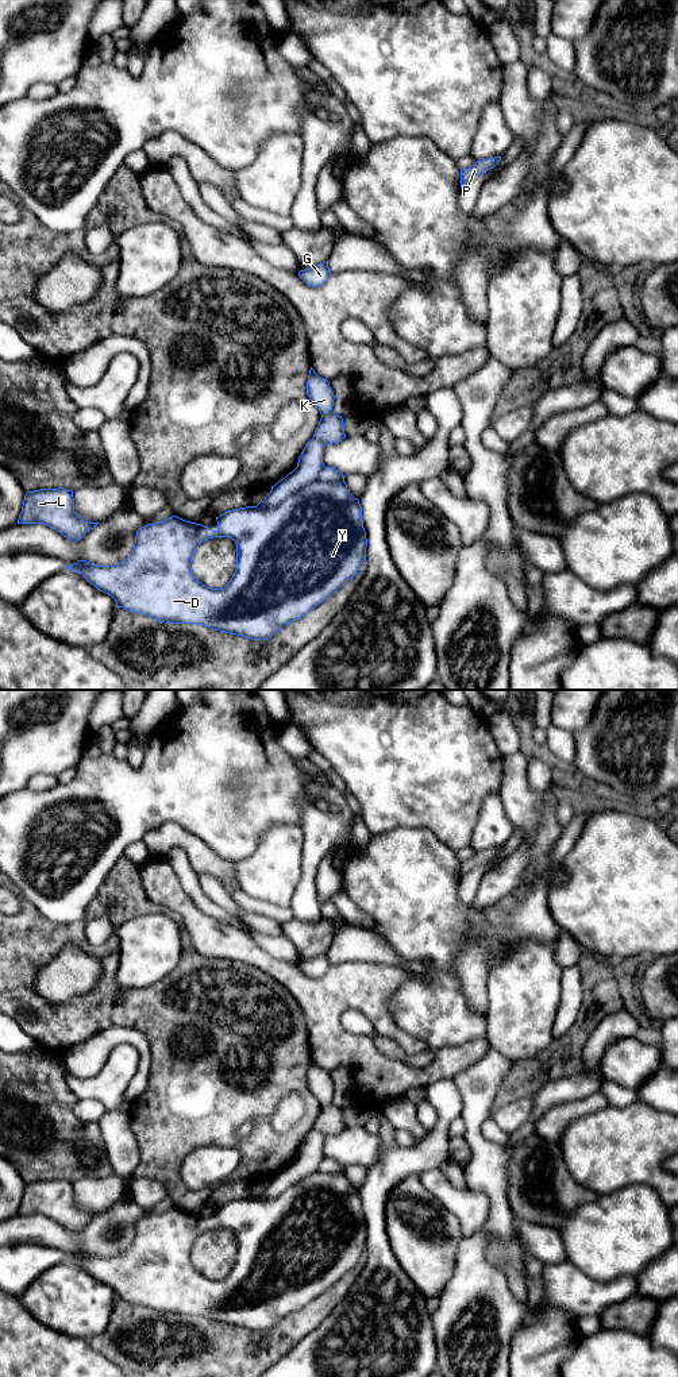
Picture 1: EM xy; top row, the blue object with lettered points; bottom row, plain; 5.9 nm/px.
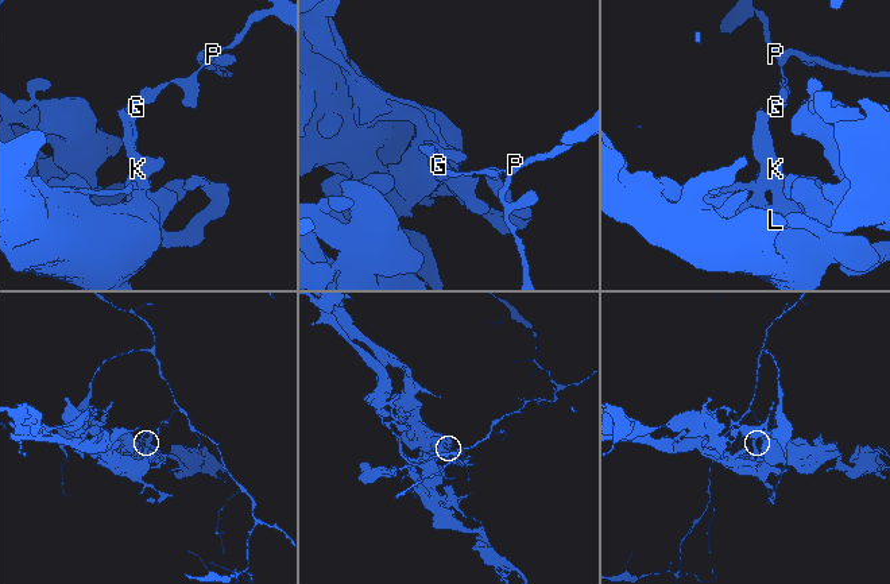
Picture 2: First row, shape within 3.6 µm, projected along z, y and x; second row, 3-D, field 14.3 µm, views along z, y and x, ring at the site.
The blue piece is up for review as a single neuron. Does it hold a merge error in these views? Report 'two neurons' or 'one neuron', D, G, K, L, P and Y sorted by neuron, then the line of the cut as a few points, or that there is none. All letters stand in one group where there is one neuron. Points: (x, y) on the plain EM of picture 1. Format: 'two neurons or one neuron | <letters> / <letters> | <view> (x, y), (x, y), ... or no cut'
two neurons | D L Y / G K P | xy (323, 1157), (315, 1171), (277, 1196), (257, 1198)

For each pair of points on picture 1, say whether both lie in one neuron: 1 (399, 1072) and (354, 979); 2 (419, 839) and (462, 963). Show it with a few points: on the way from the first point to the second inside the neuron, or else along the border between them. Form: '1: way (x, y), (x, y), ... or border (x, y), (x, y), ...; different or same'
1: way (370, 1065), (334, 1029), (334, 1007); same
2: border (482, 940), (463, 945), (455, 955), (459, 983); different

